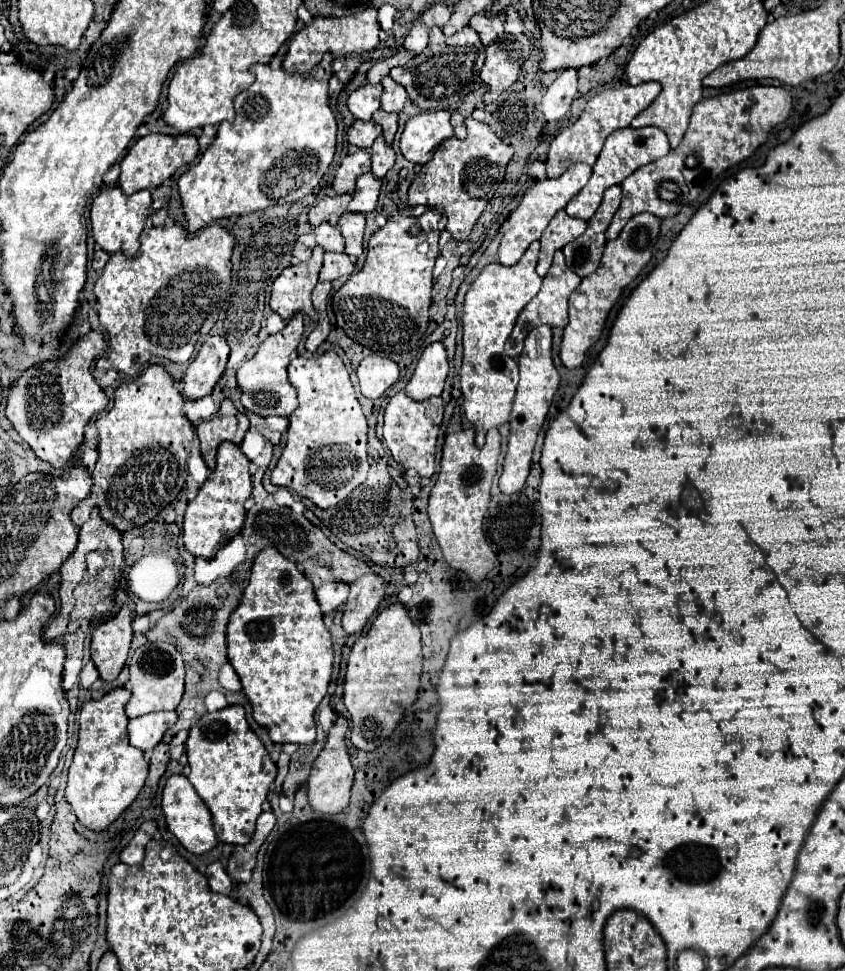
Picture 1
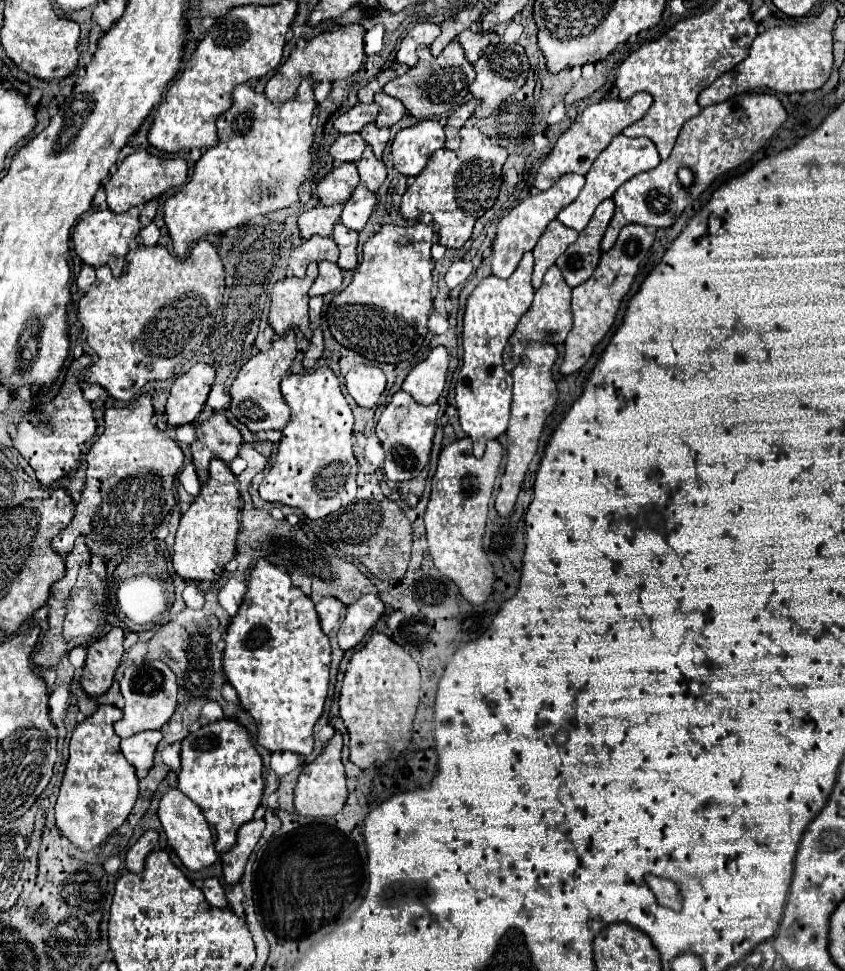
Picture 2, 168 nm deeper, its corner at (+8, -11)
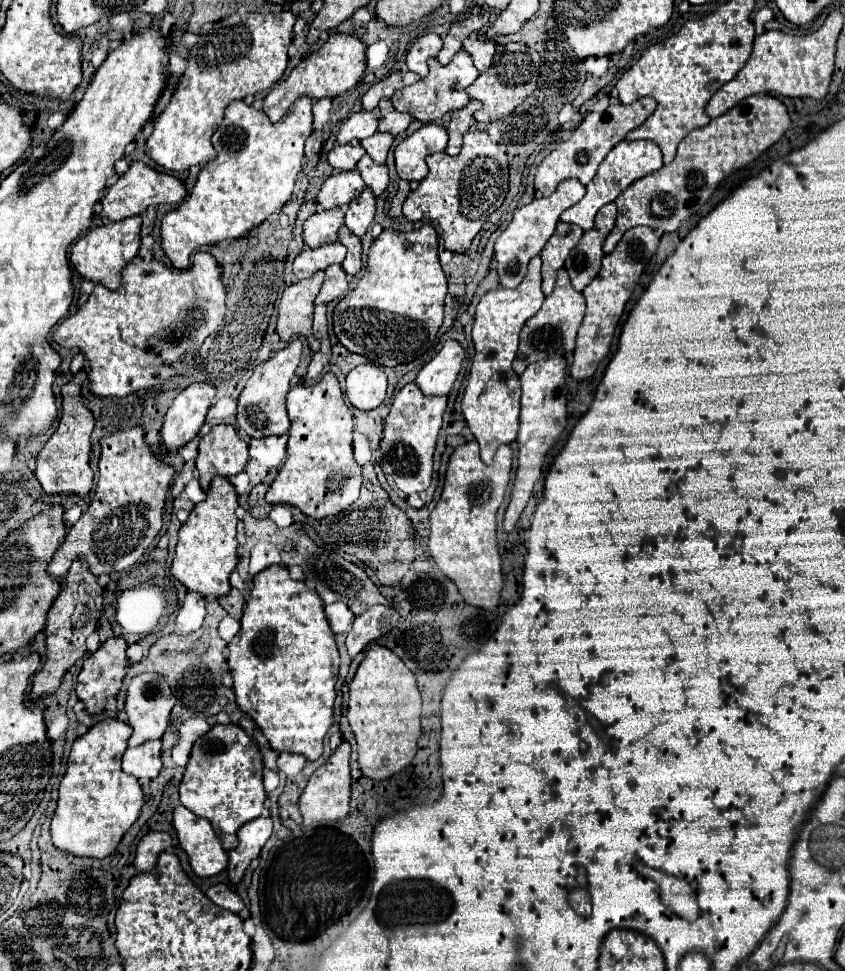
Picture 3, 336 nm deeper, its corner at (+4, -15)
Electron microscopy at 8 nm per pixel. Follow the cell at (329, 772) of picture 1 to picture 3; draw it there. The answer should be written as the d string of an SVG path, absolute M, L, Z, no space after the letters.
M341 742L341 746L329 756L329 760L313 772L309 778L301 798L299 798L299 808L303 816L303 824L311 824L317 820L341 820L349 814L349 790L351 790L351 774L349 774L349 752L351 746L349 742Z

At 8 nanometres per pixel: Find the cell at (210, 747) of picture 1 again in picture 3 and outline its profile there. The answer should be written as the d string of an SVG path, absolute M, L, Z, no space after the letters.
M215 724L193 744L179 796L183 806L213 824L223 848L233 850L237 846L237 830L249 820L259 818L265 808L267 794L263 790L261 750L257 742L237 724Z

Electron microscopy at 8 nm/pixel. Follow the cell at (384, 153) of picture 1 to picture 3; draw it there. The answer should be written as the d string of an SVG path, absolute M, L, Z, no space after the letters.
M363 156L359 162L357 162L357 170L361 172L365 184L373 190L375 196L379 196L387 184L389 184L389 174L387 174L387 166L385 164L375 164L371 160L371 156Z

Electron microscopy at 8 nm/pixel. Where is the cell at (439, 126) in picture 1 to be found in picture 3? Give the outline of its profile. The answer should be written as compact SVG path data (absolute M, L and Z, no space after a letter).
M425 124L419 130L415 130L411 136L399 142L395 148L395 164L397 174L403 180L417 180L421 182L429 168L425 164L427 154L443 152L447 146L447 130L437 124Z

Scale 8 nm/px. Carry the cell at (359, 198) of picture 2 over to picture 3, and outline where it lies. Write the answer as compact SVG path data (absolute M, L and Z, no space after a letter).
M369 188L363 190L359 198L355 198L345 210L345 226L359 238L365 236L375 218L375 196Z

